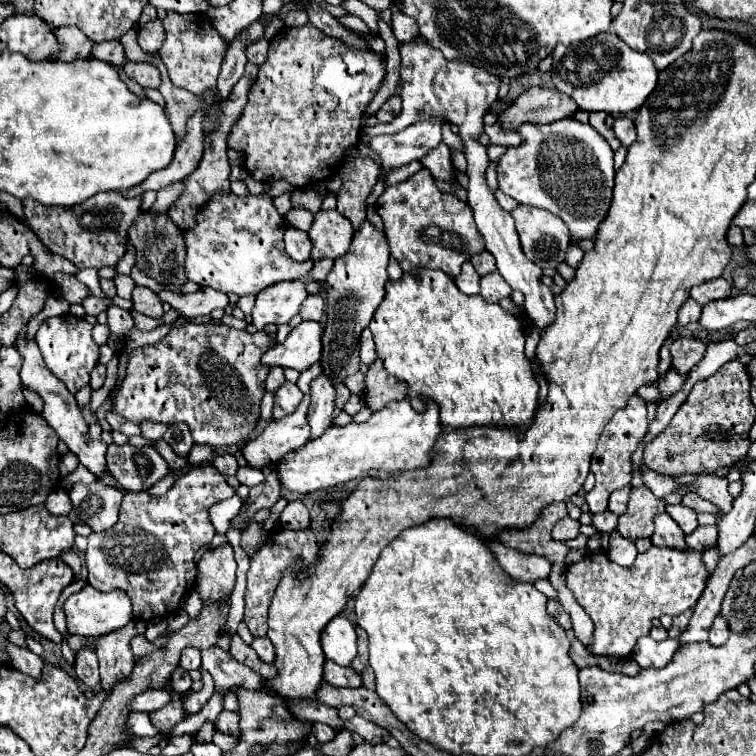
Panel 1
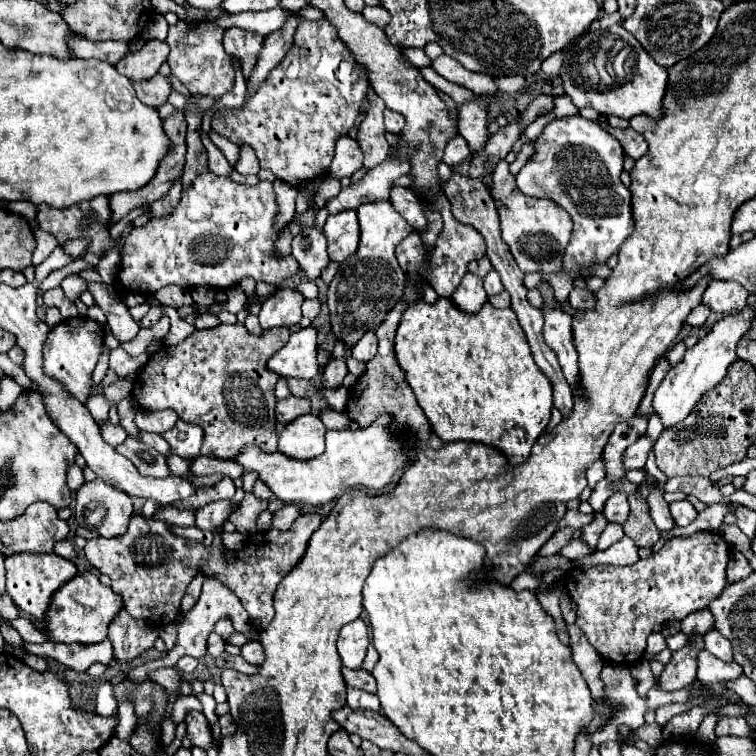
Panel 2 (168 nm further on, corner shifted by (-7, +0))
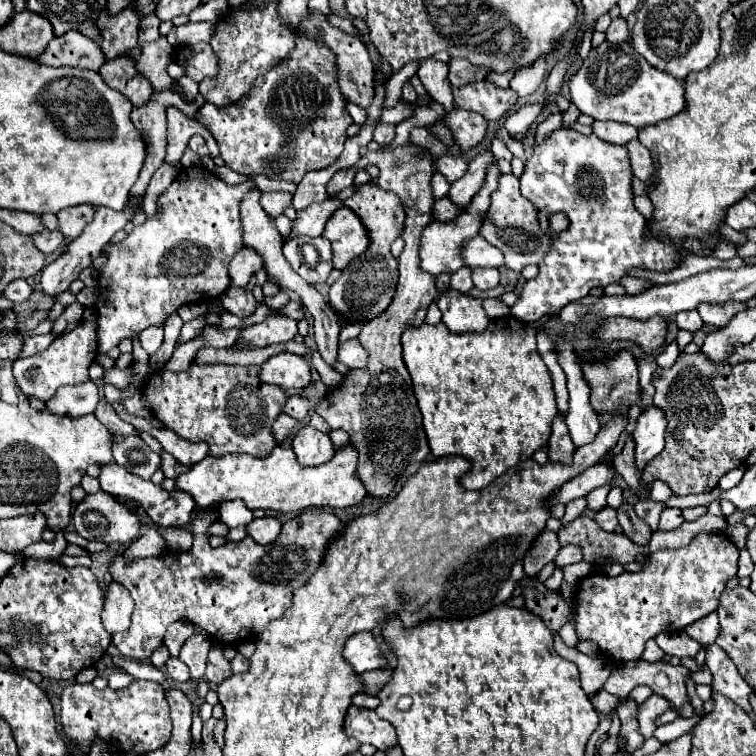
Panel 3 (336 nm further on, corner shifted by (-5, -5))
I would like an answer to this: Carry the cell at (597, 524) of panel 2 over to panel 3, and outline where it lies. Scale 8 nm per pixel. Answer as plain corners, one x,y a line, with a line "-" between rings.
566,545
560,549
560,553
556,555
556,567
566,567
570,563
578,563
582,561
582,547
578,545

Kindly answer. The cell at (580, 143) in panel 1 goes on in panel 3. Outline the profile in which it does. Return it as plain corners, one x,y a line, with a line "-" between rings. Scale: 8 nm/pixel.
556,129
544,143
534,145
532,157
526,161
524,173
520,177
520,193
530,199
540,209
540,219
546,221
552,213
566,213
570,217
570,227
552,237
554,245
544,261
538,265
540,273
536,279
526,281
518,303
512,307
512,317
522,323
534,323
548,313
558,313
570,301
578,301
590,293
594,287
606,287
616,283
626,275
628,267
644,267
652,271
672,269
678,261
676,249
662,241
644,241
646,219
636,211
632,199
632,169
628,161
628,149
598,139
596,135
582,135
574,129

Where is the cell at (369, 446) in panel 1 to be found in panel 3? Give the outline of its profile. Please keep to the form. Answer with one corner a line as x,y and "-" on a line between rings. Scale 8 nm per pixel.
352,443
336,447
332,461
326,461
316,467
300,465
296,461
296,455
292,453
292,449
276,445
274,451
264,459
258,459
252,455
242,455
242,453
224,455
224,457
208,455
200,463
192,465
186,473
182,473
176,479
176,487
190,493
194,497
198,509
210,509
212,503
222,503
228,499
242,499
250,509
266,509
266,511
276,511
276,513
292,513
292,511
298,513
308,507
340,507
340,509
344,509
344,507
360,503
366,497
364,483
360,479
356,479
356,461
358,461
358,453

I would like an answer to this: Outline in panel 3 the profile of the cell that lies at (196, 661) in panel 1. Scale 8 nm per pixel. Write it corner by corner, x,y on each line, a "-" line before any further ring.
178,657
168,659
168,663
166,663
166,671
168,671
168,675
170,675
174,681
188,681
188,679
190,679
188,667
186,667

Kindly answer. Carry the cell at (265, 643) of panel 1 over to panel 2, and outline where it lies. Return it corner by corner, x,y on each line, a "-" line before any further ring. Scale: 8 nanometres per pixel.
252,640
252,642
244,644
244,646
240,648
240,656
242,656
248,664
260,664
260,662
264,660
262,646
260,646
256,640

